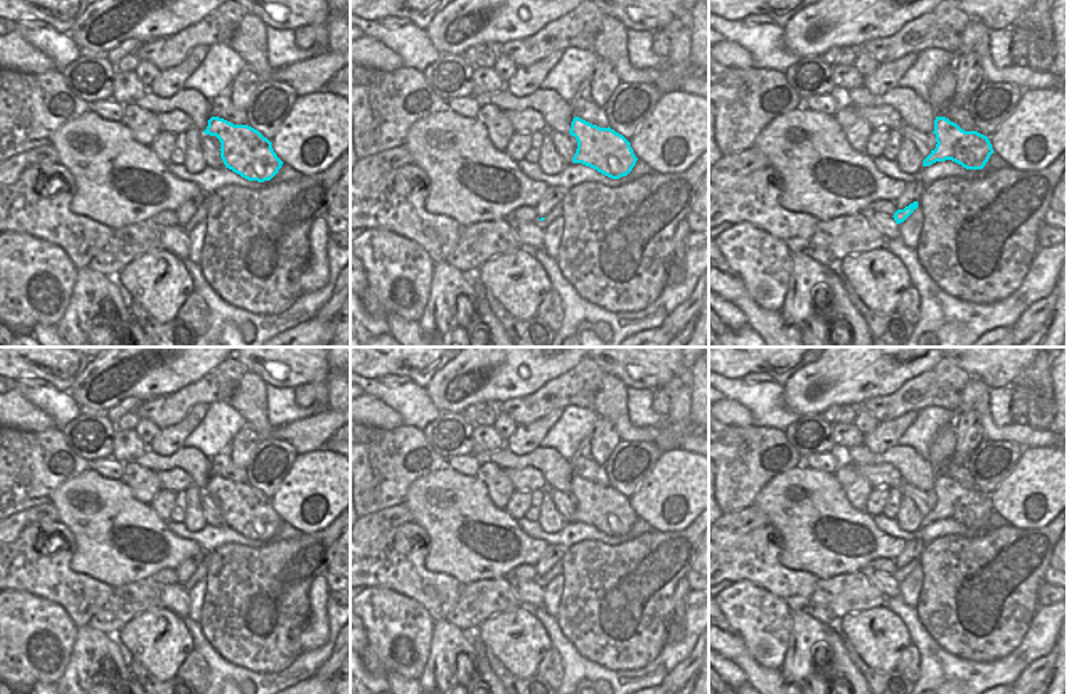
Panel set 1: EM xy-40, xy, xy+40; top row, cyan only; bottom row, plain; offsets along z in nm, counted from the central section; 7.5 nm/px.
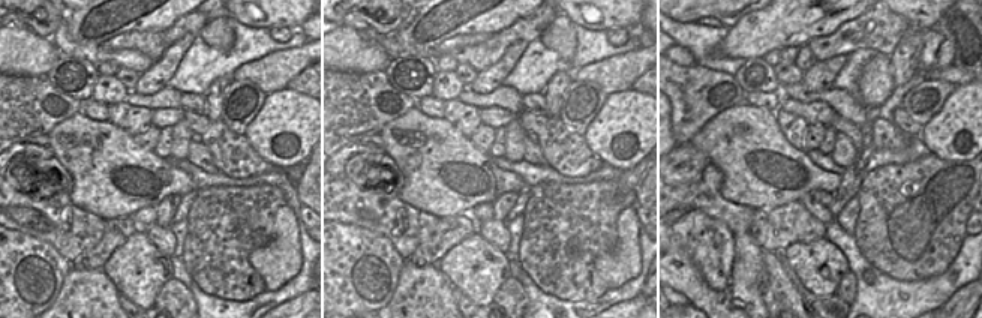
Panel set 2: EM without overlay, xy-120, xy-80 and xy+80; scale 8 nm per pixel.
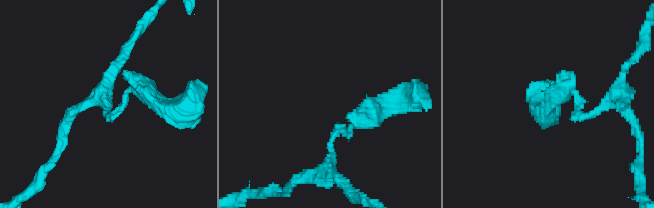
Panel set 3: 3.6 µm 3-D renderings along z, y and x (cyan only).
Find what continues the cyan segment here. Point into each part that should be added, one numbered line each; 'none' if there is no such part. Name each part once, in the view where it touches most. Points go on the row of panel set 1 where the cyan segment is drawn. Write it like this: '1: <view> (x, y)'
none

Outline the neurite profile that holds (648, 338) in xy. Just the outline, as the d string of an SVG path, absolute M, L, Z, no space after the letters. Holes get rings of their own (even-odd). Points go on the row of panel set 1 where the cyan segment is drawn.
M662 328L643 329L627 339L617 347L665 347L675 334L664 331Z

